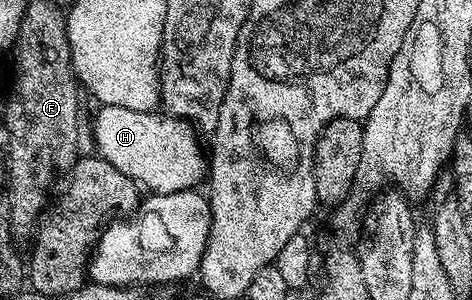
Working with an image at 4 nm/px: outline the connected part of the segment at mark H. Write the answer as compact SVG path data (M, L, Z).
M110 104L102 105L97 111L99 112L93 122L96 153L111 163L115 170L122 171L144 189L146 187L146 191L154 195L177 193L183 189L194 189L198 185L196 183L206 177L207 158L197 140L198 133L189 121L155 110L151 112L133 111L128 110L127 107L111 106Z

